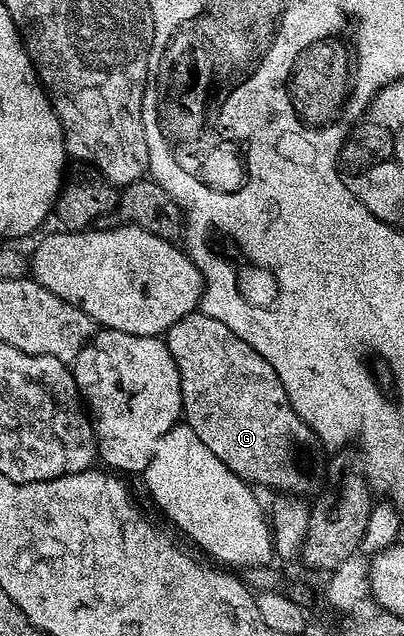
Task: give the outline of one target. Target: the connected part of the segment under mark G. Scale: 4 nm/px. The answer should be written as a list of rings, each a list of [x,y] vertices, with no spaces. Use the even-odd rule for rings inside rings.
[[[201,309],[184,316],[180,321],[176,321],[176,325],[167,329],[164,342],[168,353],[172,353],[178,371],[182,375],[180,377],[182,414],[184,422],[190,426],[192,433],[196,433],[196,437],[200,437],[200,441],[204,441],[204,445],[208,445],[208,449],[212,449],[212,453],[216,453],[216,457],[220,457],[220,461],[224,461],[224,465],[228,465],[228,469],[232,469],[232,473],[236,473],[247,483],[257,485],[259,488],[261,488],[260,486],[271,487],[272,490],[278,491],[274,493],[287,491],[290,495],[308,494],[314,487],[314,471],[310,468],[310,458],[320,451],[318,438],[313,429],[292,409],[292,405],[288,401],[288,393],[284,393],[284,385],[280,385],[280,377],[276,377],[276,369],[272,369],[272,365],[268,365],[268,361],[264,357],[260,357],[260,353],[256,353],[253,343],[245,343],[240,337],[236,337],[236,333],[232,333],[232,329],[228,329],[228,325],[216,321],[216,317],[208,317]]]

